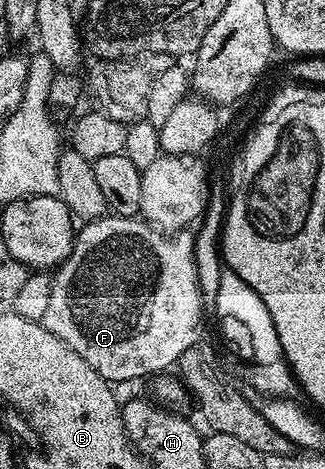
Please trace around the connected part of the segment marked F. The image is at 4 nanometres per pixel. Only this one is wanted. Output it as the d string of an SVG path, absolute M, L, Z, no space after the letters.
M120 216L97 218L94 222L84 223L76 231L72 252L65 257L60 266L56 267L53 274L51 300L45 309L47 318L50 318L47 325L55 336L59 336L59 340L63 340L63 344L75 348L75 352L79 352L79 356L83 356L83 360L87 360L87 364L91 364L91 368L95 368L95 372L99 372L99 376L103 376L106 382L118 384L117 382L129 382L132 378L147 377L148 379L150 376L168 371L178 365L183 352L191 348L191 344L202 341L201 312L203 312L203 305L200 288L197 286L196 260L193 258L194 235L189 233L188 229L184 229L168 234L158 230L156 226L149 225L140 217L123 218Z

